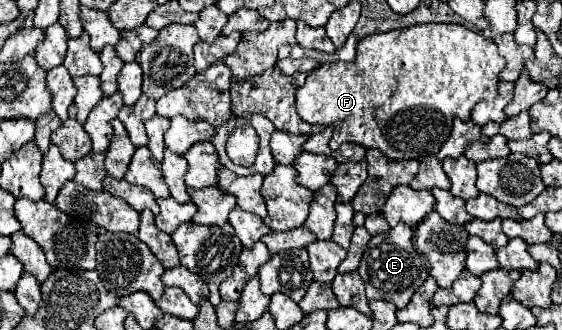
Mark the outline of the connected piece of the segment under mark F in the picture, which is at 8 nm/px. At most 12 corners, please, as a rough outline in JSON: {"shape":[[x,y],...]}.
{"shape":[[417,24],[321,64],[297,114],[389,160],[423,160],[497,96],[505,60]]}

